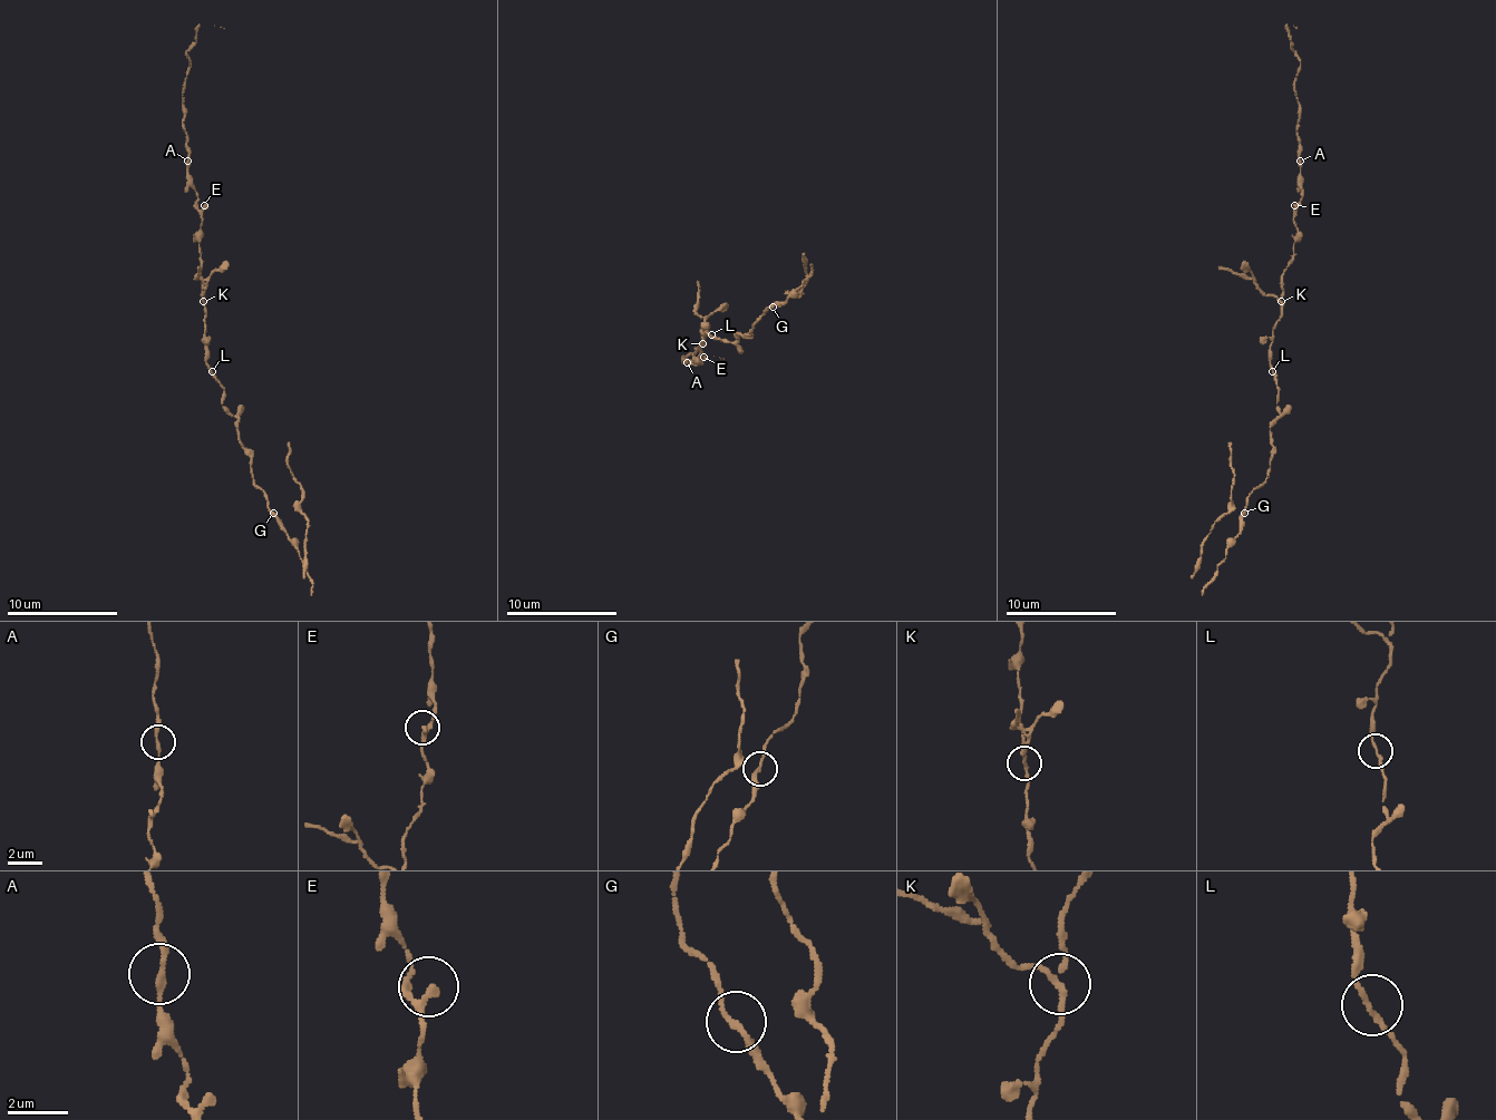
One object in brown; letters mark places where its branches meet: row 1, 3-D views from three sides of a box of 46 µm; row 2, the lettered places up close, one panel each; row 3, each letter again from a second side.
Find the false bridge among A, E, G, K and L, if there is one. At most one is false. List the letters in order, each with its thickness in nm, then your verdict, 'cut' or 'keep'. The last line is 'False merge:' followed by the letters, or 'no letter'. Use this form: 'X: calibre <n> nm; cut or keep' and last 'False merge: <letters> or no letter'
A: calibre 200 nm; keep
E: calibre 200 nm; keep
G: calibre 200 nm; keep
K: calibre 170 nm; cut
L: calibre 170 nm; keep
False merge: K

